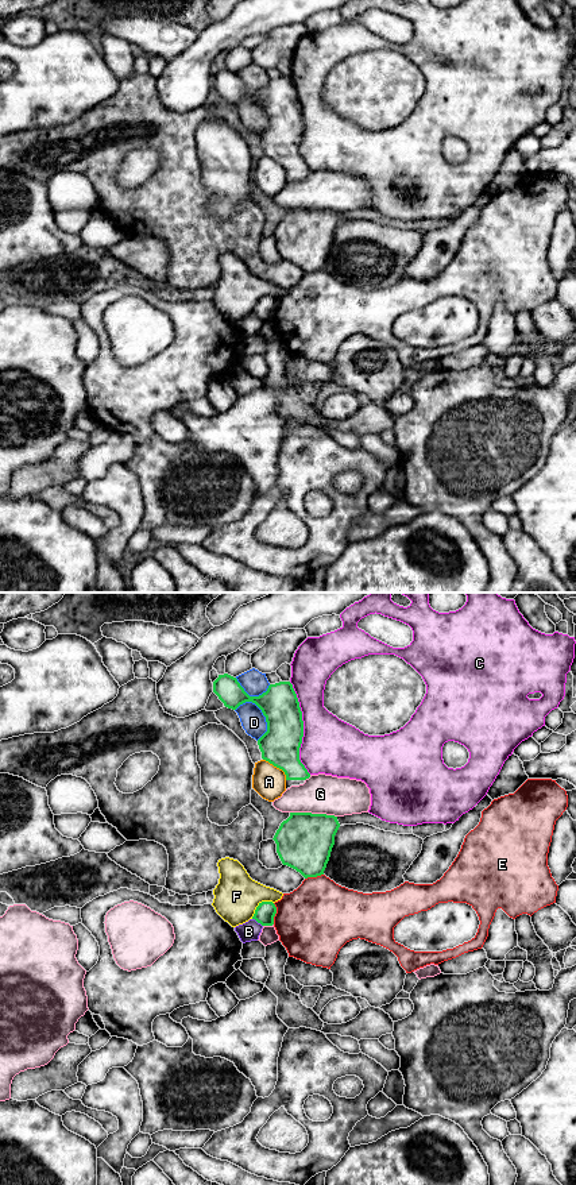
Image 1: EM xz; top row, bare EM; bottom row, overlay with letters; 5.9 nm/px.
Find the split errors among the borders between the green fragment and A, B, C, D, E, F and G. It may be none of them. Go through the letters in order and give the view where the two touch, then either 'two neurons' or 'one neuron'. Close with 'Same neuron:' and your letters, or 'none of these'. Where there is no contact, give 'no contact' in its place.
A: xz | two neurons
B: xz | two neurons
C: xz | two neurons
D: xz | two neurons
E: xz | two neurons
F: xz | two neurons
G: xz | two neurons
Same neuron: none of these

